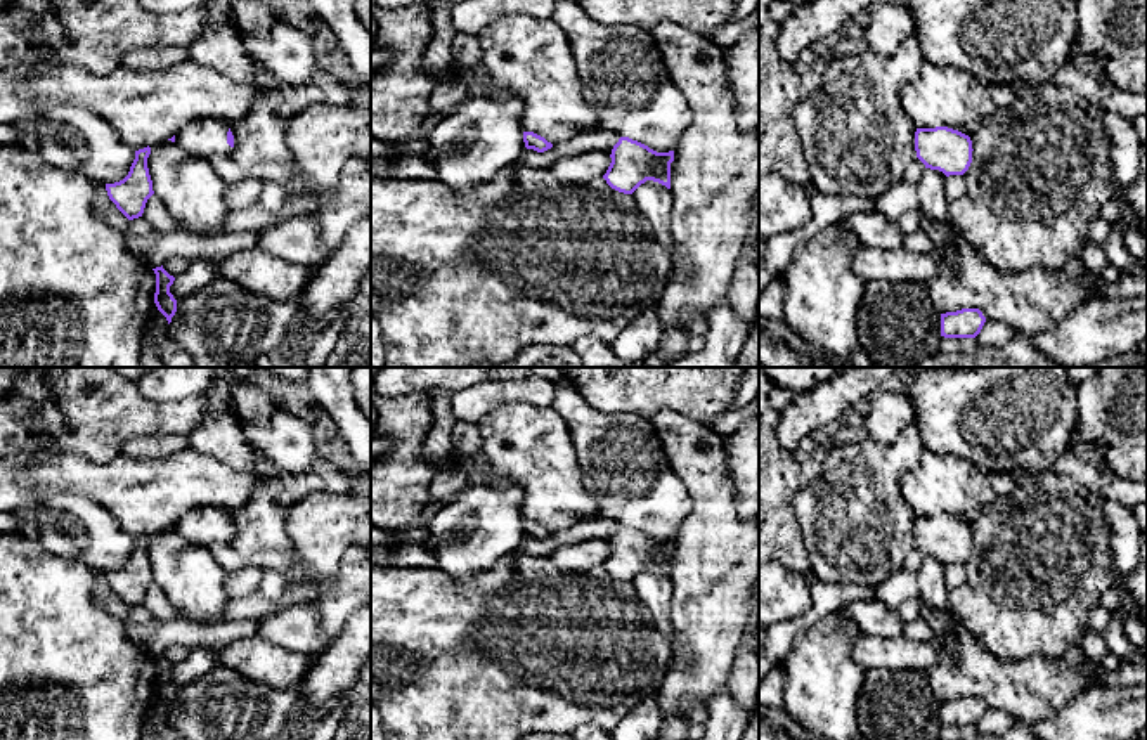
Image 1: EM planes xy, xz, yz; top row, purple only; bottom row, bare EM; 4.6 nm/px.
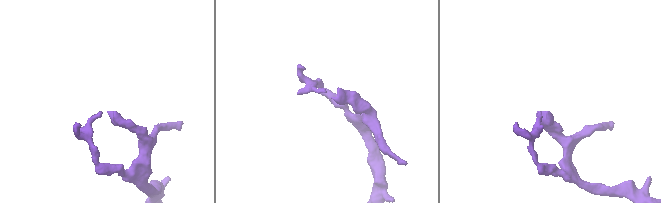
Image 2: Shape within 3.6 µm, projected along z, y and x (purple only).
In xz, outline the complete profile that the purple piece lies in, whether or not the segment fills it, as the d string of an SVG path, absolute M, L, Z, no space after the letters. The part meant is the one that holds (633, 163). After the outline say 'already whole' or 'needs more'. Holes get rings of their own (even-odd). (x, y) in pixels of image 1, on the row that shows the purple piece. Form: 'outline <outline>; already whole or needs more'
outline M620 137L610 158L612 163L603 179L612 189L632 194L646 180L658 182L671 189L674 151L657 153L638 140Z; already whole

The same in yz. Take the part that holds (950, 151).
outline M936 127L917 128L915 151L925 168L949 177L963 175L969 170L974 149L969 135L948 127Z; already whole

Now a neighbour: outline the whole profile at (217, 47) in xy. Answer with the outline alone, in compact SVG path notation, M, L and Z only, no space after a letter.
M203 5L203 10L208 19L206 29L187 47L189 59L239 81L265 75L267 71L243 49L229 14L211 5Z

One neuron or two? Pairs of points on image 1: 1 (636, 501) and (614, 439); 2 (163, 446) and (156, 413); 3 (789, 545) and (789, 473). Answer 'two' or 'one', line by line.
1: one
2: two
3: one

